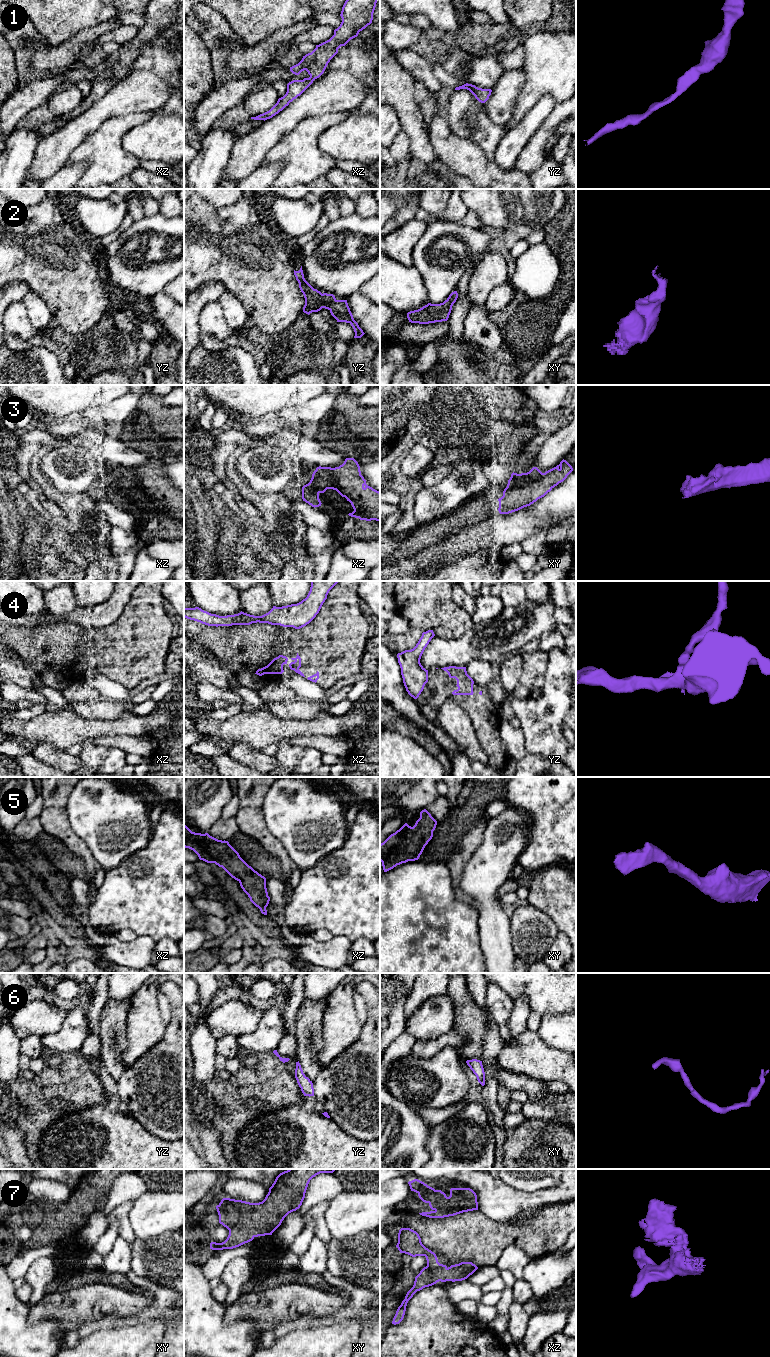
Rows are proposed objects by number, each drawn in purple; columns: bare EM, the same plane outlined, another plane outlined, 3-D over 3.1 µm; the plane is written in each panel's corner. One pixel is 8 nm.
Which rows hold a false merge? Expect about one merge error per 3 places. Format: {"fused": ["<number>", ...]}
{"fused": ["4"]}

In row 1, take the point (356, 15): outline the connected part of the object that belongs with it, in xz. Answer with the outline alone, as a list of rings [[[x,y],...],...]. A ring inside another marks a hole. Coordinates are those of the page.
[[[346,0],[340,14],[342,22],[334,30],[334,35],[329,40],[316,45],[311,53],[306,54],[298,64],[290,67],[293,74],[299,75],[306,70],[310,77],[289,82],[286,94],[279,98],[269,111],[251,119],[264,121],[270,119],[300,96],[324,73],[330,60],[338,53],[338,49],[357,37],[360,31],[372,23],[376,3],[377,0]]]

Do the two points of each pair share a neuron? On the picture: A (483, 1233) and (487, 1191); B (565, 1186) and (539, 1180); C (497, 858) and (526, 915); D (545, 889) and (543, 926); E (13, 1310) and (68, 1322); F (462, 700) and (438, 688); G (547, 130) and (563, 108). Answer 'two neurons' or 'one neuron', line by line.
A: two neurons
B: two neurons
C: two neurons
D: two neurons
E: two neurons
F: one neuron
G: one neuron

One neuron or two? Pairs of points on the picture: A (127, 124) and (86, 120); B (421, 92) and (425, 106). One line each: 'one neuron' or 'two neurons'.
A: two neurons
B: one neuron

